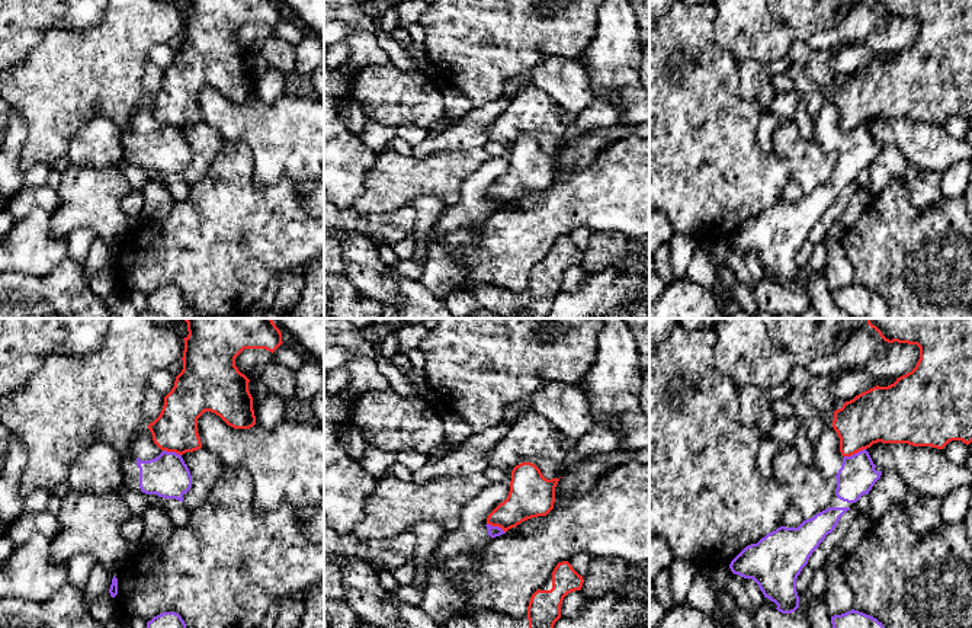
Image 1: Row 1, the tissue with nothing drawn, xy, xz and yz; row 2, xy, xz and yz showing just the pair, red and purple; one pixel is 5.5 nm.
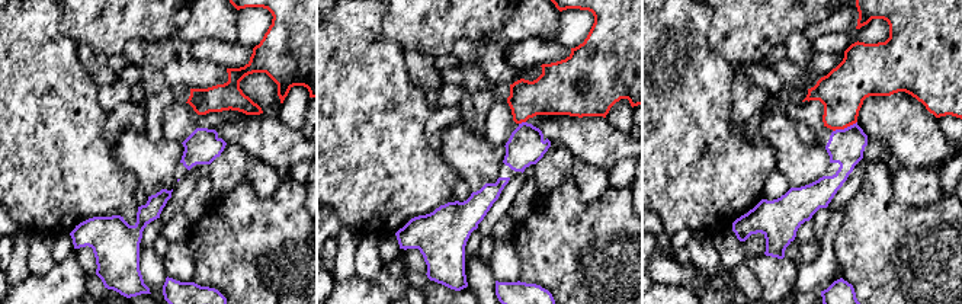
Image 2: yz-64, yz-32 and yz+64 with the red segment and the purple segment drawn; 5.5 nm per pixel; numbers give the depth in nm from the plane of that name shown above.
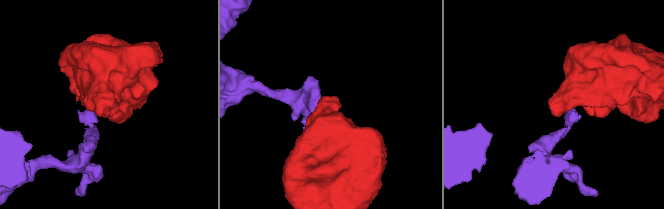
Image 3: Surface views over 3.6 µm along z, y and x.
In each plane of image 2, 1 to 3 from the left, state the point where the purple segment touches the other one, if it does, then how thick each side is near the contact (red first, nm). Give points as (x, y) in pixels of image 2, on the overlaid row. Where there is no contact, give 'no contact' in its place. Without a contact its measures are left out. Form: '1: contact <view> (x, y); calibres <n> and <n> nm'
1: no contact
2: contact yz-32 (522, 121); calibres 260 and 200 nm
3: contact yz+64 (845, 127); calibres 260 and 200 nm

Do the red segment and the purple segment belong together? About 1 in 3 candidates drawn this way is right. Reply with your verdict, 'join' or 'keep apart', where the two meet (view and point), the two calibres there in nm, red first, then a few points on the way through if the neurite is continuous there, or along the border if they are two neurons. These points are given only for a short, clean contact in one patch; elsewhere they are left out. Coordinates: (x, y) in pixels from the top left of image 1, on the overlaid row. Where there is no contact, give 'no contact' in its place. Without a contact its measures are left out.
keep apart | yz (855, 452) | 300/200 nm | along yz (865, 448), (844, 457)

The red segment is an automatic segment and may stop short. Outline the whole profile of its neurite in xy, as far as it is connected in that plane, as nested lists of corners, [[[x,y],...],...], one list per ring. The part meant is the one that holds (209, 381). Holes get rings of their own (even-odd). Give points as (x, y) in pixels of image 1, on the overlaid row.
[[[183,318],[189,334],[185,340],[183,369],[174,387],[164,397],[160,416],[148,424],[154,443],[167,452],[183,455],[202,448],[198,419],[211,411],[234,429],[250,429],[256,424],[250,379],[235,366],[235,358],[244,349],[275,352],[283,342],[272,318]]]

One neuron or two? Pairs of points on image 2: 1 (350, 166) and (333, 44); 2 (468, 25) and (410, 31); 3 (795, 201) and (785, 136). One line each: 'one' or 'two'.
1: one
2: one
3: two

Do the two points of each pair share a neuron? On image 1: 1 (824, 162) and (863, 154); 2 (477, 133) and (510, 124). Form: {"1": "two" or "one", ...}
{"1": "two", "2": "two"}

